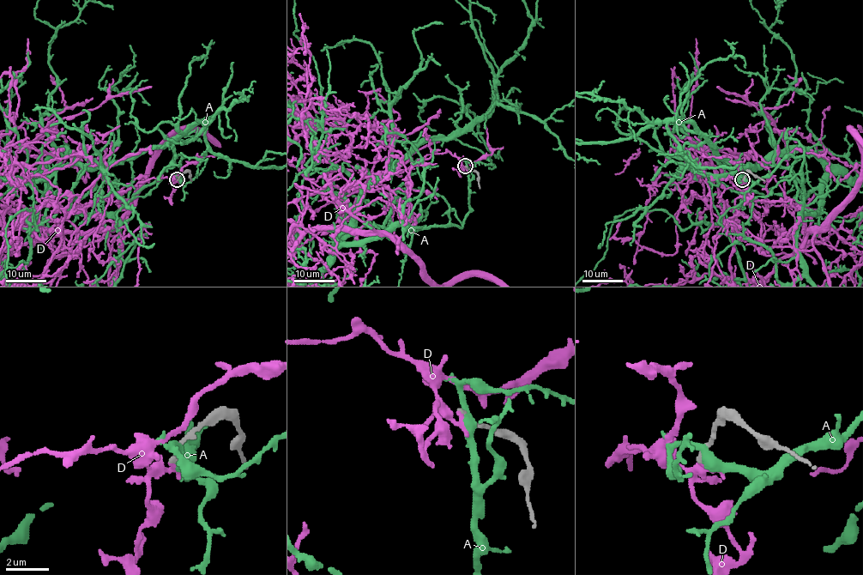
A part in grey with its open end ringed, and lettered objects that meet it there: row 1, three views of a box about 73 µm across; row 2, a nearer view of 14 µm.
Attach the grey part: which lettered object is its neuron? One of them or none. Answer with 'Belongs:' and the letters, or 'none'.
Belongs: none

